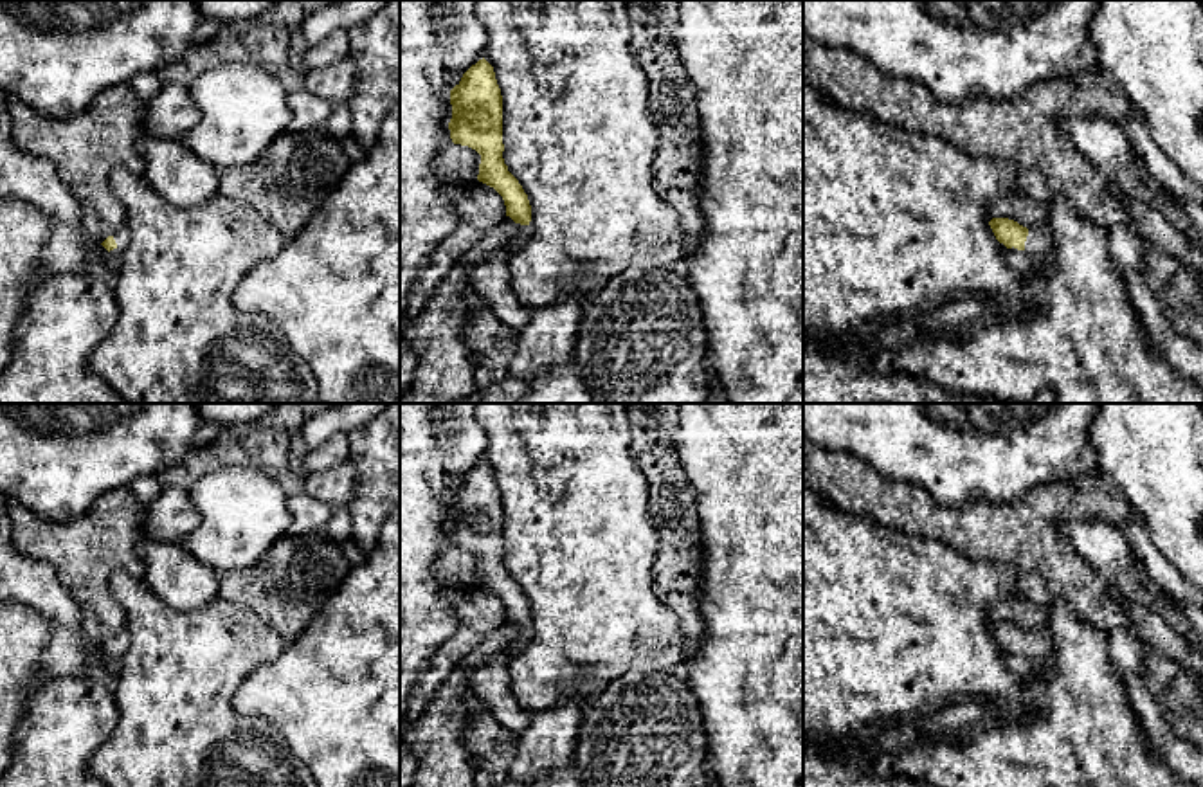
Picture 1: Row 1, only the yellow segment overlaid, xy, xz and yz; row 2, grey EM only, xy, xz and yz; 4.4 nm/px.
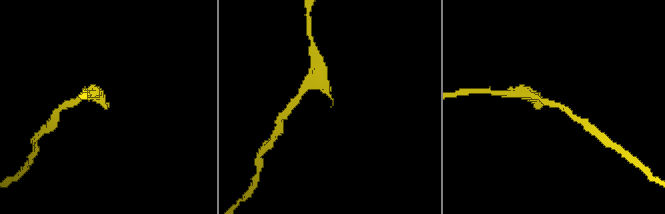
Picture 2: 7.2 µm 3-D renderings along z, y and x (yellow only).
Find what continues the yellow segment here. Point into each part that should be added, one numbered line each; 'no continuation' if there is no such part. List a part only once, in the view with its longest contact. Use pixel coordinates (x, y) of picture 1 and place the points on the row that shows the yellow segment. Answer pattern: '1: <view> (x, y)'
1: xy (121, 235)

